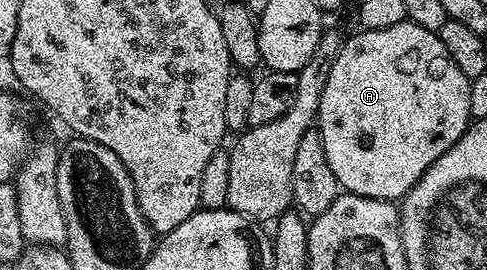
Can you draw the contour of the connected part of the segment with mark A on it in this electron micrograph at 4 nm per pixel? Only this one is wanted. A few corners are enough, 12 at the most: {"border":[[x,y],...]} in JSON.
{"border":[[409,19],[333,59],[316,131],[338,185],[400,202],[471,123]]}

